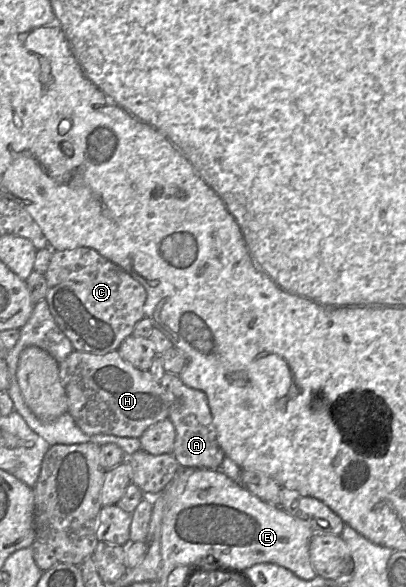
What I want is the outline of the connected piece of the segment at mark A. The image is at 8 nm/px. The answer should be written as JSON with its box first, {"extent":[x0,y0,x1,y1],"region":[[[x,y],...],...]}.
{"extent":[160,372,225,469],"region":[[[165,372],[160,380],[169,406],[169,419],[174,425],[176,437],[173,454],[180,468],[220,469],[225,454],[217,440],[217,433],[204,392],[186,386],[178,375]]]}

